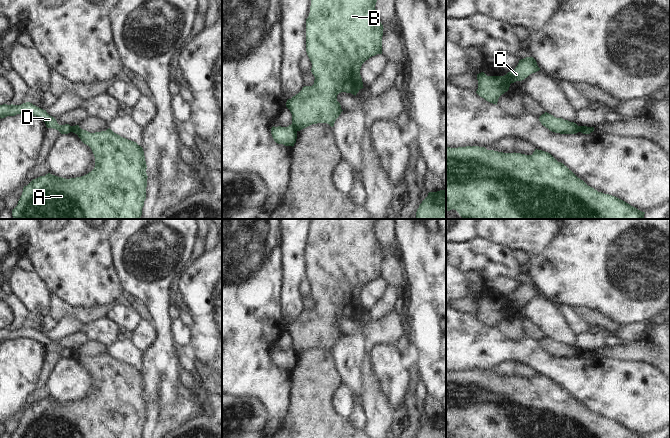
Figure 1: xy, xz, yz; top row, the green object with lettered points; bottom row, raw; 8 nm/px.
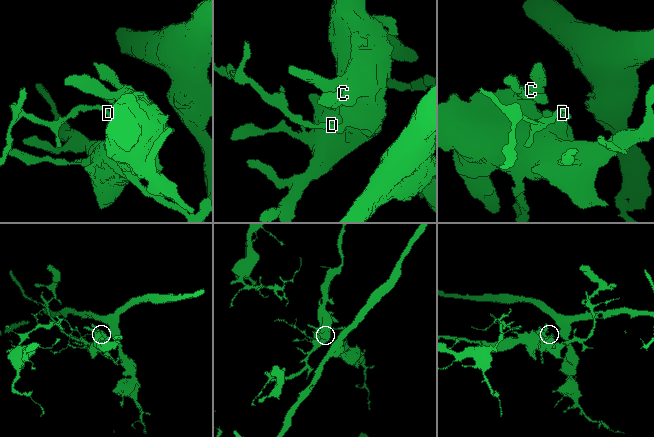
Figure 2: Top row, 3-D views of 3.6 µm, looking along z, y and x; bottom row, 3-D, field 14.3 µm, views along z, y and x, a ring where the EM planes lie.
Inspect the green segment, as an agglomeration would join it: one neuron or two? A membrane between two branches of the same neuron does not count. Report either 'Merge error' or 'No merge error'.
Merge error.

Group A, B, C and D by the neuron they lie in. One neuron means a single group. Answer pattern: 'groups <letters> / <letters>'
groups A B C / D

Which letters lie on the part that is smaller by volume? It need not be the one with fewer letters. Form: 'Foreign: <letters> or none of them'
Foreign: D

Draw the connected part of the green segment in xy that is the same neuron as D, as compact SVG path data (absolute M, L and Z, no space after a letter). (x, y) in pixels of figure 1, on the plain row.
M30 326L23 327L21 329L0 329L0 342L7 340L15 340L17 338L30 338L37 340L43 344L47 352L53 352L58 354L61 358L68 358L72 356L72 351L69 348L59 349L56 343L50 340L46 334L43 334Z

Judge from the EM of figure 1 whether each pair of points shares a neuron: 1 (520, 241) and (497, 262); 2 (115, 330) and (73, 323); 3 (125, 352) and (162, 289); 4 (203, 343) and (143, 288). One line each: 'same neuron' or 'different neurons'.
1: different neurons
2: same neuron
3: different neurons
4: different neurons

